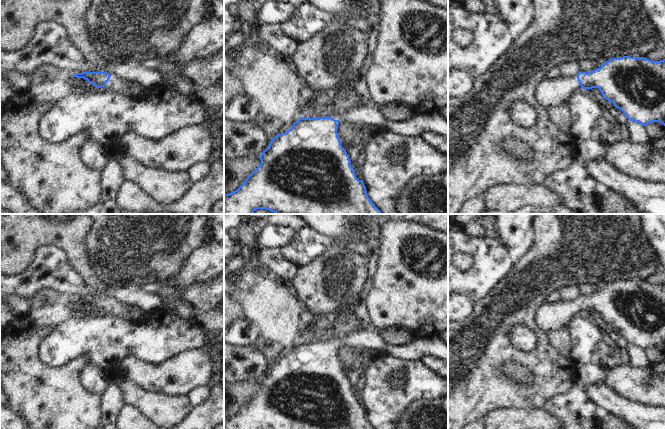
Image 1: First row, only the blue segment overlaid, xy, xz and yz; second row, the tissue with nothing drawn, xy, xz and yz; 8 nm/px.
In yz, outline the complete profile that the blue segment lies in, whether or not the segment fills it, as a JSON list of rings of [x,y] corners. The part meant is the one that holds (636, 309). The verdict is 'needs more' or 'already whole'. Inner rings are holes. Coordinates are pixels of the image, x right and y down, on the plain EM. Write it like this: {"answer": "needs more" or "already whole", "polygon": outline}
{"answer": "needs more", "polygon": [[[623,280],[620,282],[611,282],[603,287],[600,292],[591,296],[579,296],[575,301],[558,300],[556,302],[546,301],[536,311],[534,328],[537,331],[543,331],[546,334],[568,327],[572,318],[581,312],[598,312],[604,323],[612,326],[614,330],[620,333],[628,344],[635,345],[643,350],[651,346],[660,346],[665,350],[665,283],[661,285],[652,285],[644,281]]]}

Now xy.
{"answer": "needs more", "polygon": [[[82,296],[76,297],[73,300],[83,302],[96,312],[105,311],[107,315],[112,315],[119,319],[131,322],[130,312],[131,307],[128,307],[118,301],[111,300],[107,296]]]}

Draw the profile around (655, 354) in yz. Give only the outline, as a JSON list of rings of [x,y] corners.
[[[651,346],[646,349],[646,356],[650,364],[659,364],[665,359],[665,350],[660,346]]]

